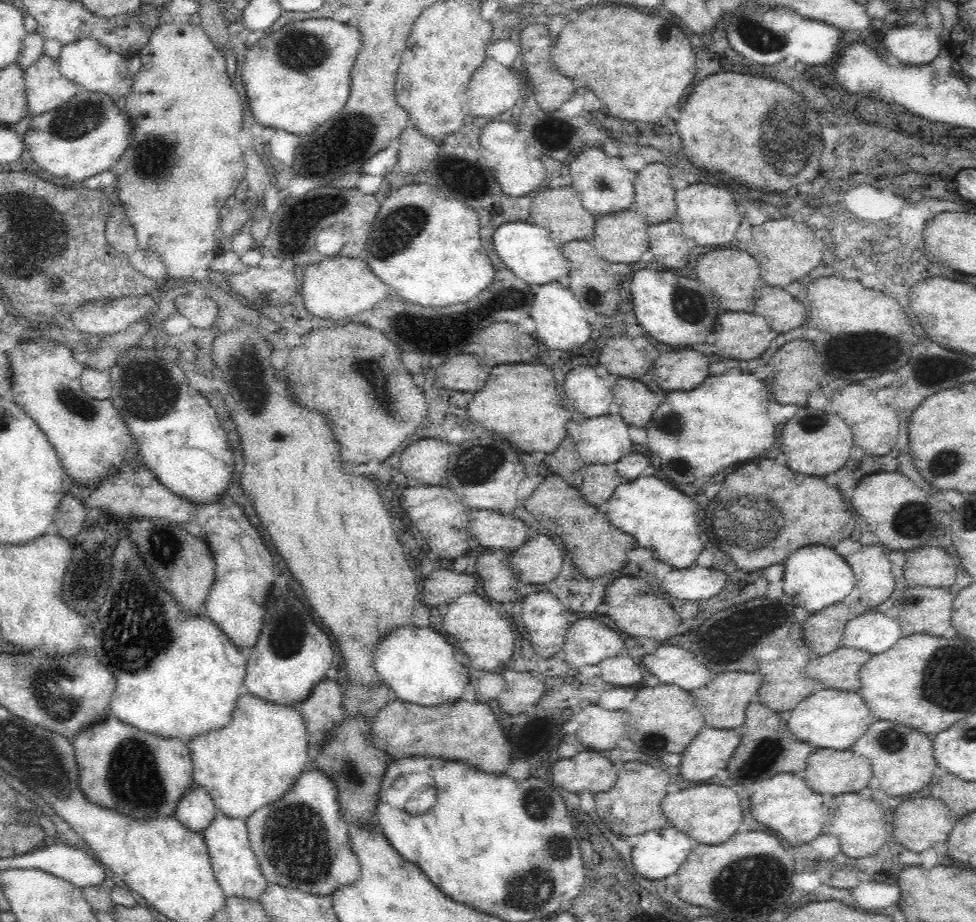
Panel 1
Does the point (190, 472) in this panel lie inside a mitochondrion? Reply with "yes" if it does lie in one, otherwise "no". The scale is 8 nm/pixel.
no

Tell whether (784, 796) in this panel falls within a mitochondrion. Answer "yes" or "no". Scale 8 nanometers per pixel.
no

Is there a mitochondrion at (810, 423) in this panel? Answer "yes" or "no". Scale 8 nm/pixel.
yes

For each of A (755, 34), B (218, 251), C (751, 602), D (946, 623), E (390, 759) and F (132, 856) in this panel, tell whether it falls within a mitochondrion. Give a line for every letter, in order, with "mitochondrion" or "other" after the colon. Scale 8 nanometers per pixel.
A: mitochondrion
B: other
C: other
D: other
E: other
F: other

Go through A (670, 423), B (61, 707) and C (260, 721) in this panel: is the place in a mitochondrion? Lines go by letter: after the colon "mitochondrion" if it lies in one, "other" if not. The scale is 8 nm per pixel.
A: mitochondrion
B: mitochondrion
C: other

